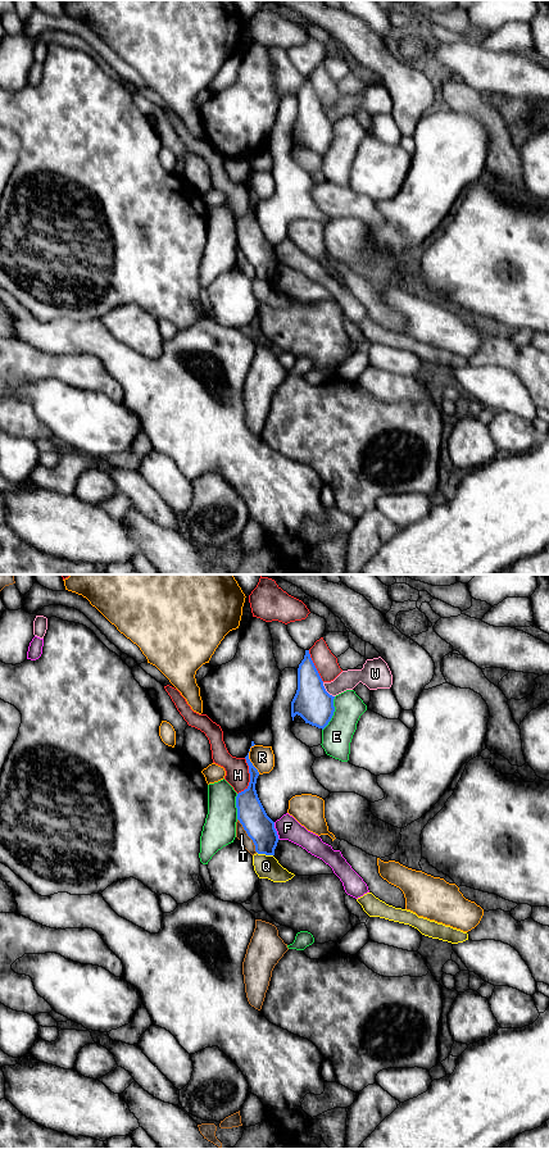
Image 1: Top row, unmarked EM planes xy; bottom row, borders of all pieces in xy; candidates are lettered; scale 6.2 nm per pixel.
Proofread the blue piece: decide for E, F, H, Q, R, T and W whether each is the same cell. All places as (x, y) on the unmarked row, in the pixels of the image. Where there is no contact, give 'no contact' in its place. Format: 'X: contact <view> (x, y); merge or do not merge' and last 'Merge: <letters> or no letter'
E: contact xy (332, 139); do not merge
F: contact xy (276, 257); do not merge
H: contact xy (250, 203); do not merge
Q: contact xy (264, 278); do not merge
R: contact xy (249, 185); do not merge
T: contact xy (248, 260); do not merge
W: contact xy (325, 116); do not merge
Merge: no letter

